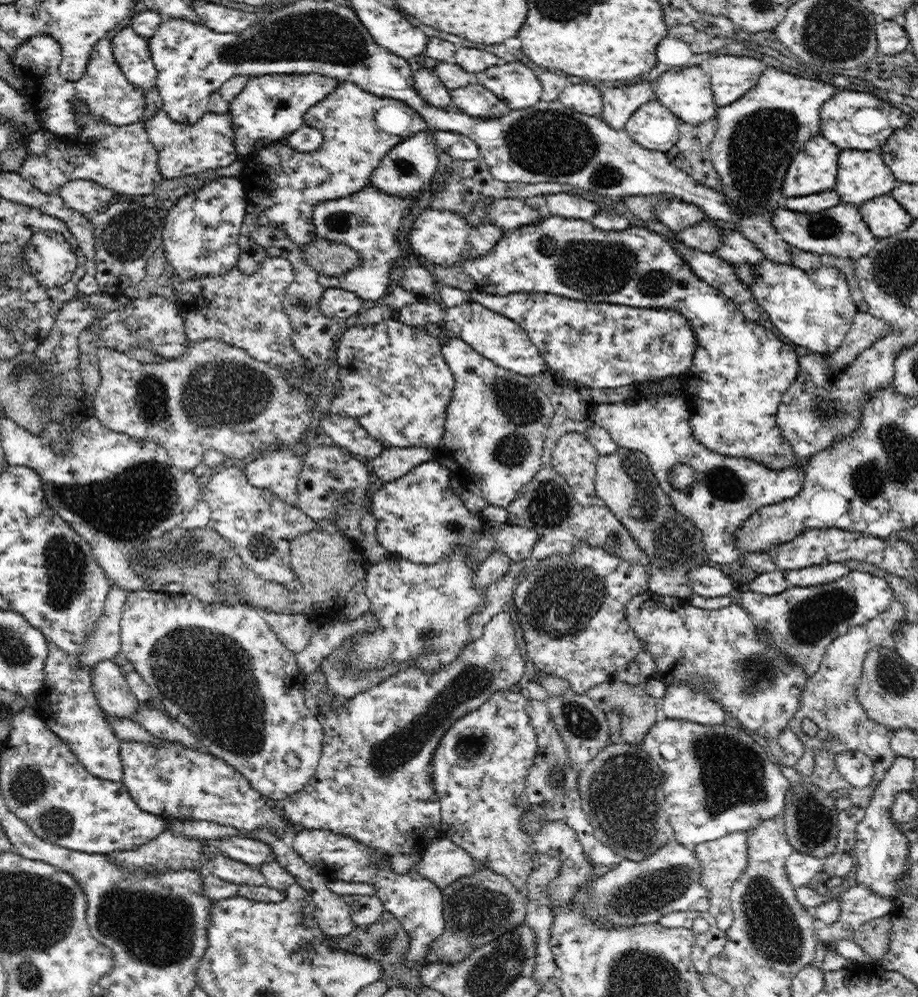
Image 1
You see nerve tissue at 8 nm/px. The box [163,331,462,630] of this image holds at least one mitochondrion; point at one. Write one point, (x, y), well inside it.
(219, 380)

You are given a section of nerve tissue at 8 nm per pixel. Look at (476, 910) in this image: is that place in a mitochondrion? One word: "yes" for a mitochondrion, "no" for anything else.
yes

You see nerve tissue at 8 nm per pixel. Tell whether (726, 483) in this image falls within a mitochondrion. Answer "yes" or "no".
yes

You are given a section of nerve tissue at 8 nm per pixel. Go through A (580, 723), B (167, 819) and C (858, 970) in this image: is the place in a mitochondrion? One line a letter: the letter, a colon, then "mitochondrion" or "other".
A: mitochondrion
B: other
C: other

